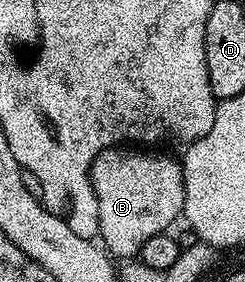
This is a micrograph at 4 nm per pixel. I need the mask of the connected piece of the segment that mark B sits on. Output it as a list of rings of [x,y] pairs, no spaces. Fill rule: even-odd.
[[[111,149],[101,151],[96,157],[96,161],[90,170],[90,184],[92,185],[96,197],[98,198],[98,235],[103,248],[111,256],[117,257],[119,260],[133,260],[135,256],[141,252],[144,241],[148,241],[148,237],[156,237],[171,230],[170,226],[174,222],[179,222],[182,215],[182,206],[184,205],[184,173],[182,172],[182,164],[177,158],[173,159],[170,155],[157,155],[154,149]]]

